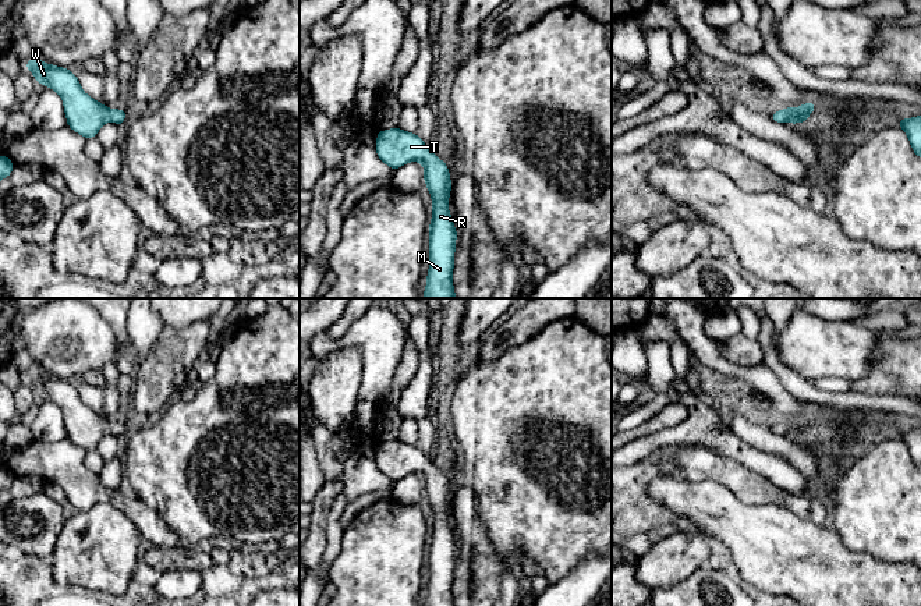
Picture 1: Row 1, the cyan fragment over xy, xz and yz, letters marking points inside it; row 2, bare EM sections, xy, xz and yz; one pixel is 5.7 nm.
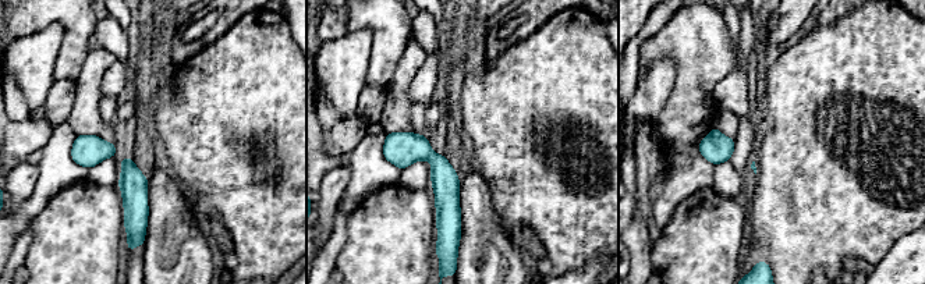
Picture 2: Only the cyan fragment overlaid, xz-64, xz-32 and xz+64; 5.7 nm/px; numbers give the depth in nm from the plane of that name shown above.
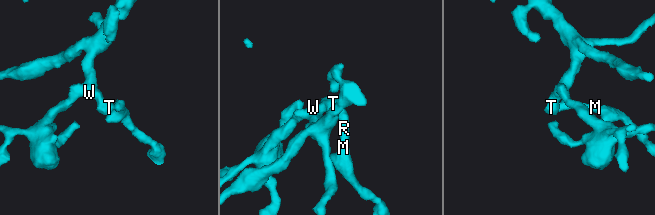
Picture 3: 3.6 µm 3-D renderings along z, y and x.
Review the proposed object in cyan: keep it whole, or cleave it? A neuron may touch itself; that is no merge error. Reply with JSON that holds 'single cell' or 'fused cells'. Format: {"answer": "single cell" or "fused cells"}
{"answer": "single cell"}

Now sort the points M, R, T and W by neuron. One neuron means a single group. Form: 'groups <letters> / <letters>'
groups M R T W

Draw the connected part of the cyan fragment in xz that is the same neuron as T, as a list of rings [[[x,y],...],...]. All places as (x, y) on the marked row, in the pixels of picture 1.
[[[401,128],[378,131],[376,153],[392,170],[408,162],[421,162],[425,170],[424,181],[432,196],[432,220],[429,223],[431,265],[426,273],[425,298],[456,298],[453,267],[457,231],[449,213],[451,180],[449,167],[435,152],[431,152],[415,134]]]

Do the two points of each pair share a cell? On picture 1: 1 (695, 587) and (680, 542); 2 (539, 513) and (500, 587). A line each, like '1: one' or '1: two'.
1: two
2: two

